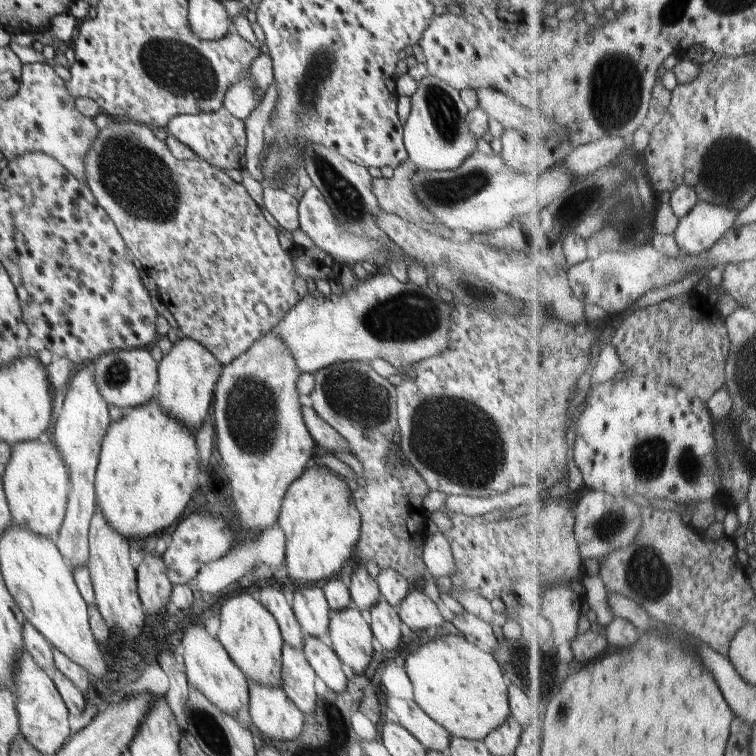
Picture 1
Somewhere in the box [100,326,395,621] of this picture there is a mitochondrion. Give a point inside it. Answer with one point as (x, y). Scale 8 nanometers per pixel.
(250, 414)

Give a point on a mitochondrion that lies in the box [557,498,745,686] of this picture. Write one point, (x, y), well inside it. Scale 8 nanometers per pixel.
(648, 574)

